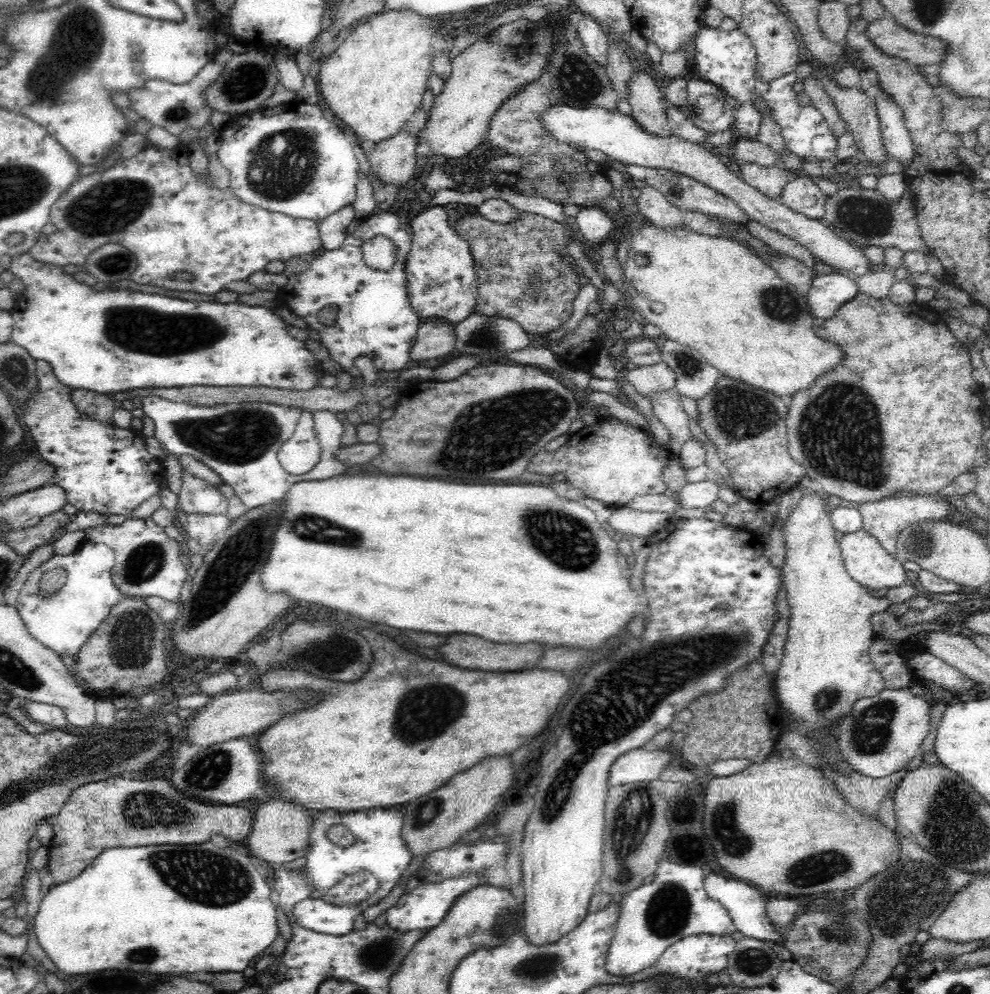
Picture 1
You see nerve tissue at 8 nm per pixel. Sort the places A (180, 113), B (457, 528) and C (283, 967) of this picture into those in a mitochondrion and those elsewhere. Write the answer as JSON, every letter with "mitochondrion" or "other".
{"A":"mitochondrion","B":"other","C":"other"}

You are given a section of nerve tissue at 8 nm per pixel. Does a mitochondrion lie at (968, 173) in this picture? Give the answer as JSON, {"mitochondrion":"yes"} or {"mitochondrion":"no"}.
{"mitochondrion":"no"}

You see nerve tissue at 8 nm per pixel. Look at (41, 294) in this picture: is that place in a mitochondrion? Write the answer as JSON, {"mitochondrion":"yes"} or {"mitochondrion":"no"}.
{"mitochondrion":"no"}

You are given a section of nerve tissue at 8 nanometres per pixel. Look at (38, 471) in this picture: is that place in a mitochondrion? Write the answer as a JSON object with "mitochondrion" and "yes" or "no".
{"mitochondrion":"no"}

